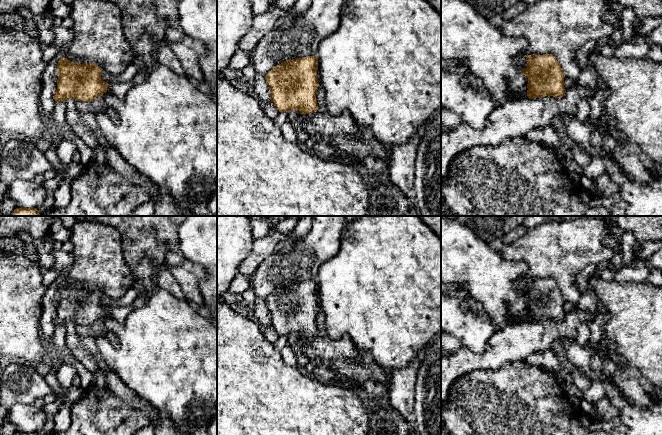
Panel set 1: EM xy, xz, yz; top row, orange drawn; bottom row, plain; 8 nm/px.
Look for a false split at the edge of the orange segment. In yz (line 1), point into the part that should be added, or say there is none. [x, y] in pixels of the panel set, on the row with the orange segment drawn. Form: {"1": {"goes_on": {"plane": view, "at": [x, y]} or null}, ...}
{"1": {"goes_on": null}}

